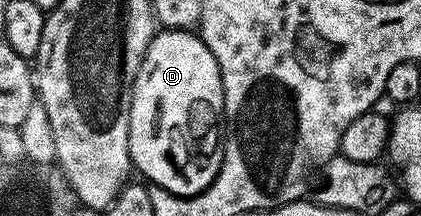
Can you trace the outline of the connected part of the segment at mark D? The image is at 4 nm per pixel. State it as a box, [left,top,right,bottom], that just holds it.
[128,30,224,196]

